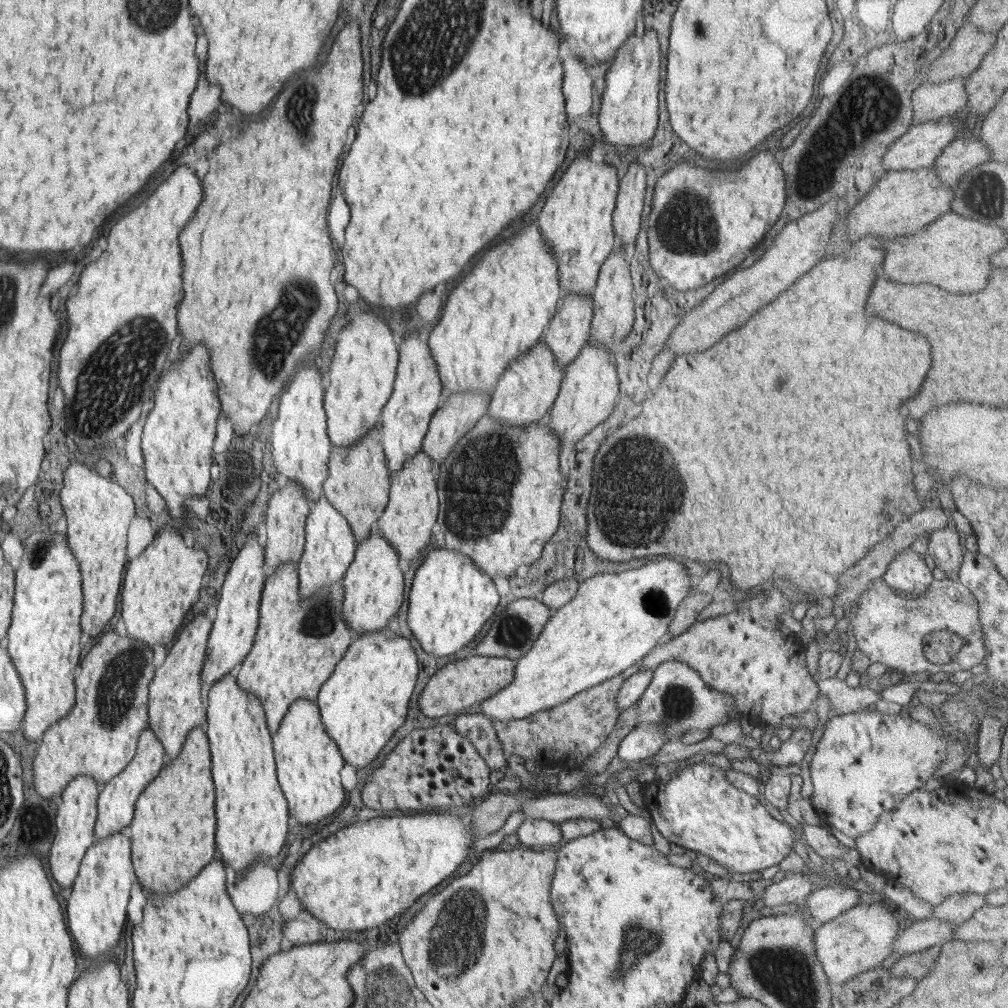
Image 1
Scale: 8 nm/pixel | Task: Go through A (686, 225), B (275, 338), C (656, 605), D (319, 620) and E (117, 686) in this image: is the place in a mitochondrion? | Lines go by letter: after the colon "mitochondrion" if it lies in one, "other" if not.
A: mitochondrion
B: mitochondrion
C: mitochondrion
D: mitochondrion
E: mitochondrion

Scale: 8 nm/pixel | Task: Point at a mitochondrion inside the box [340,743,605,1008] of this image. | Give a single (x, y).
(456, 944)

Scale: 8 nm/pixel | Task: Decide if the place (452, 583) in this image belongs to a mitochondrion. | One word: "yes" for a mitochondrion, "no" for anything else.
no

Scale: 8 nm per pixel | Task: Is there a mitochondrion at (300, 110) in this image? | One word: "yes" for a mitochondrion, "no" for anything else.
yes

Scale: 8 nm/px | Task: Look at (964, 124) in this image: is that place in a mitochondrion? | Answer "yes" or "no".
no

